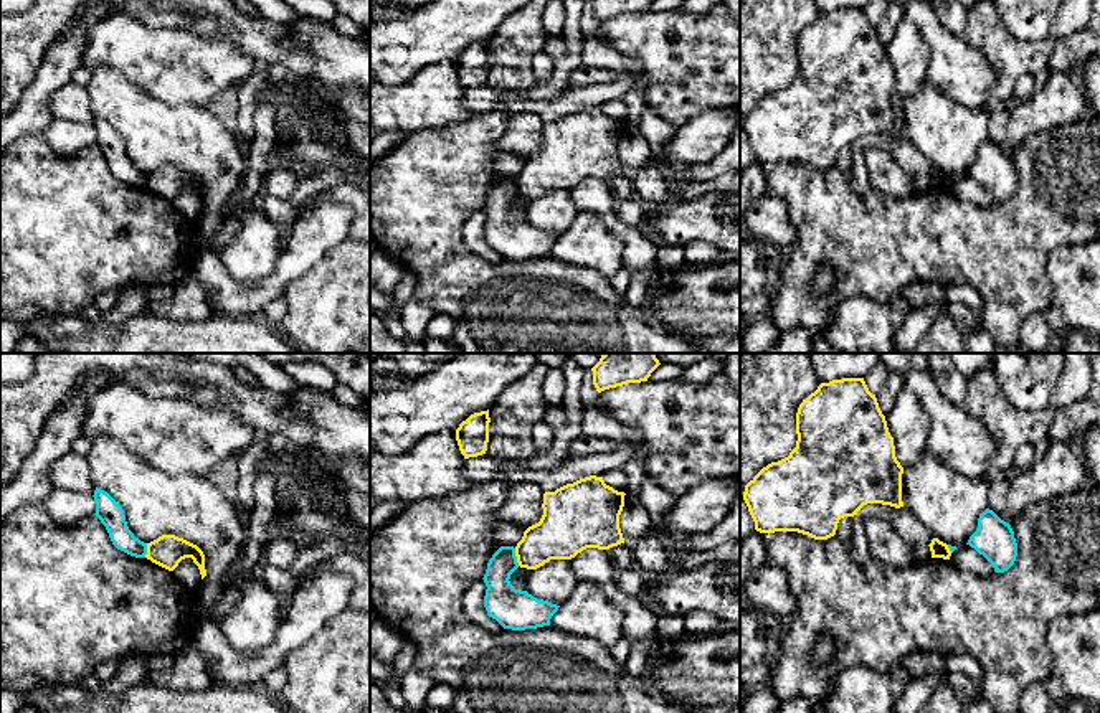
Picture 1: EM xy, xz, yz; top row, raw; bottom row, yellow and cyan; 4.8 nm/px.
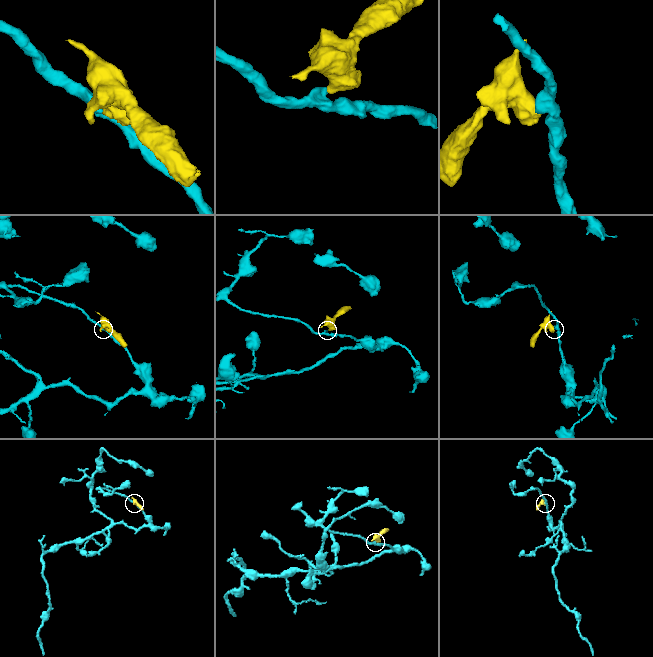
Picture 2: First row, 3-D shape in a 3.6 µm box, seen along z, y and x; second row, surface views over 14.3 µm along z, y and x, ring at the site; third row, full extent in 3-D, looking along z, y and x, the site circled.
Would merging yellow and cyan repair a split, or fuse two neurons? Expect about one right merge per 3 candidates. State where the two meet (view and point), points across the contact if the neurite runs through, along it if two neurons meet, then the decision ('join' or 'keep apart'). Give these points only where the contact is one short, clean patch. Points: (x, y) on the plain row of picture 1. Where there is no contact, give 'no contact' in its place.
contact xz (516, 185); border xz (514, 179), (519, 195); keep apart

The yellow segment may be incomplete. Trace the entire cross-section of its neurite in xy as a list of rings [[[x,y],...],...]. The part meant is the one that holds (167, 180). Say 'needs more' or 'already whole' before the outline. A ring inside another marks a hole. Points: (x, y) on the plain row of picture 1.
already whole; [[[162,165],[147,173],[145,188],[168,201],[173,201],[182,190],[192,188],[200,200],[202,210],[206,206],[203,182],[197,175],[175,165]]]

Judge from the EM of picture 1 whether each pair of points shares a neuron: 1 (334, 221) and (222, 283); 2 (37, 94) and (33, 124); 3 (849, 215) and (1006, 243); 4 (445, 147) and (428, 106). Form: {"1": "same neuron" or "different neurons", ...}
{"1": "same neuron", "2": "same neuron", "3": "same neuron", "4": "different neurons"}

